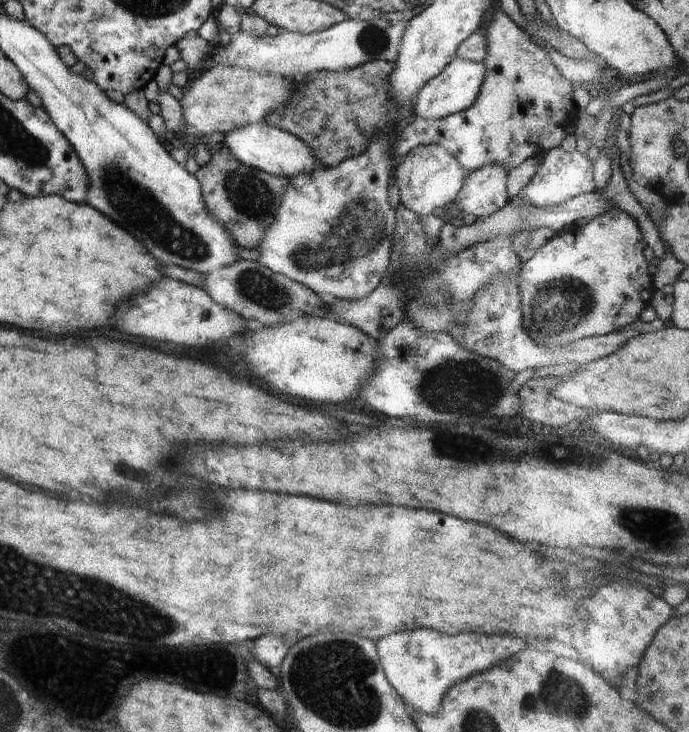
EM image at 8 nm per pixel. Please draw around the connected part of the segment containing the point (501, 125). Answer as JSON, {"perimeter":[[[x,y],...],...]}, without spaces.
{"perimeter":[[[498,11],[494,14],[492,22],[488,24],[487,55],[483,60],[487,71],[480,92],[474,104],[462,113],[454,113],[438,120],[425,119],[414,116],[408,119],[399,129],[392,142],[396,164],[400,158],[408,154],[417,146],[438,145],[445,148],[448,153],[466,169],[476,170],[494,163],[503,166],[506,170],[519,167],[525,160],[532,158],[538,148],[550,150],[557,147],[568,136],[568,122],[570,112],[574,110],[572,91],[574,85],[564,78],[552,64],[547,50],[538,46],[529,33],[520,28],[506,13]]]}

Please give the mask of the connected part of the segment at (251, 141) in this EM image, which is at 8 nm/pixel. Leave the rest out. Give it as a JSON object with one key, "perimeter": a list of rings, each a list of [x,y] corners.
{"perimeter":[[[265,120],[226,133],[224,144],[241,163],[290,180],[299,174],[324,168],[316,161],[313,150],[302,139],[288,131],[270,126]]]}

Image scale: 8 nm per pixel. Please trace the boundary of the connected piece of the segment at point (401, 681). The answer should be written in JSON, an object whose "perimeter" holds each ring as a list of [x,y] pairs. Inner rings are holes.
{"perimeter":[[[434,630],[394,632],[376,642],[378,658],[384,674],[394,690],[404,699],[413,712],[434,714],[440,708],[444,693],[455,683],[478,670],[490,668],[498,660],[506,660],[512,654],[526,648],[526,642],[518,636],[480,636],[458,634],[446,636]]]}

